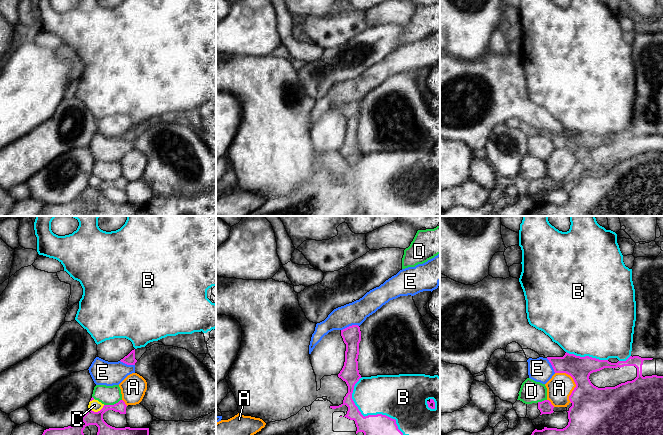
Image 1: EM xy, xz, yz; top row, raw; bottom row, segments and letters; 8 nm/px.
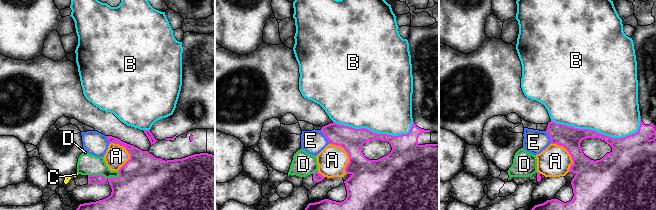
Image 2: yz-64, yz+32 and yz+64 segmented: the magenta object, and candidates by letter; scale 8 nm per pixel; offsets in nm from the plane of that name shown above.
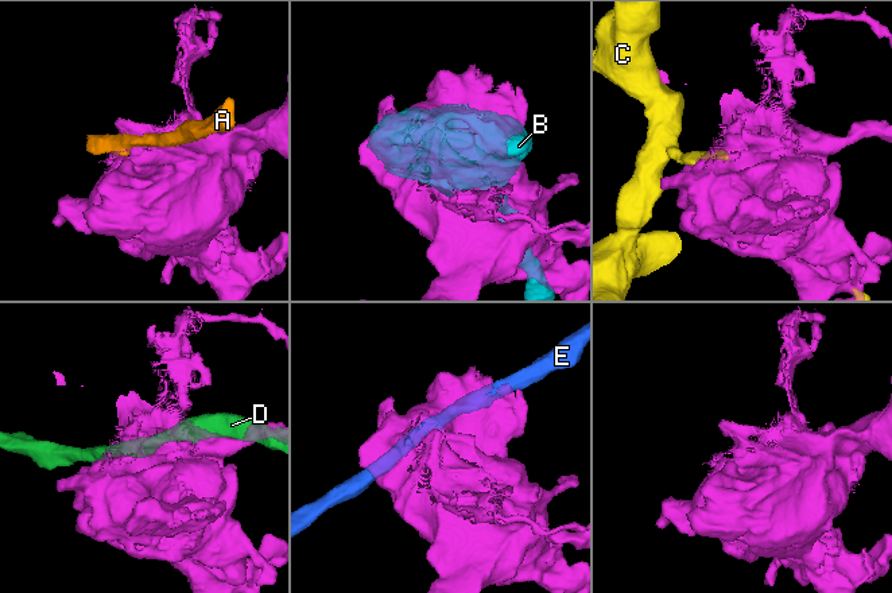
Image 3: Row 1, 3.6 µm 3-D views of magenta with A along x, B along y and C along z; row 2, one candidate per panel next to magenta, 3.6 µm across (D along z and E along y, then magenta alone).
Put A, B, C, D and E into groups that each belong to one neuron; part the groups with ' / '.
A D E / B / C

